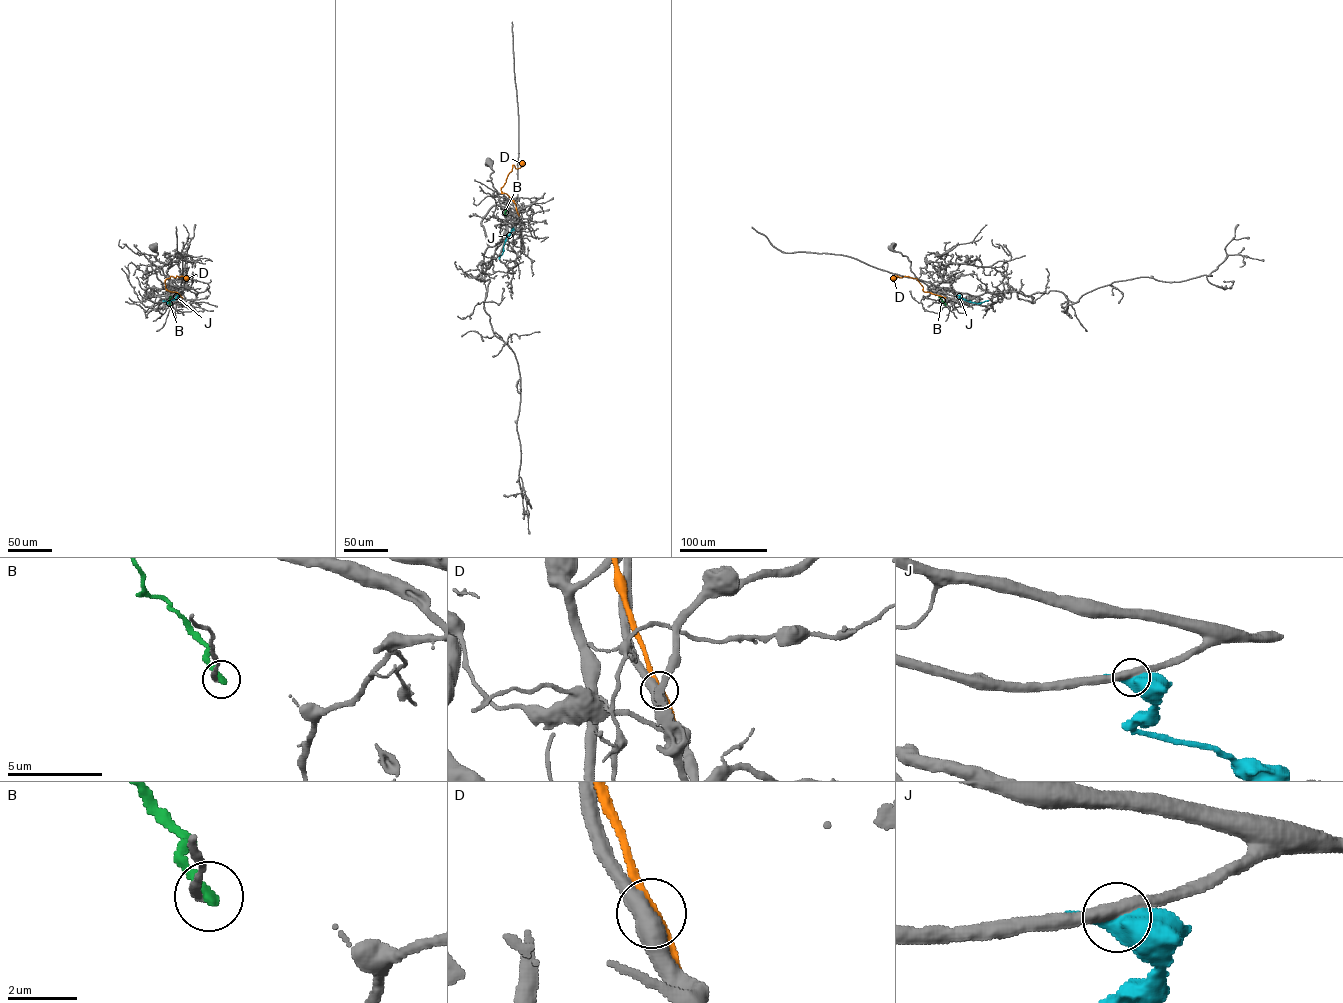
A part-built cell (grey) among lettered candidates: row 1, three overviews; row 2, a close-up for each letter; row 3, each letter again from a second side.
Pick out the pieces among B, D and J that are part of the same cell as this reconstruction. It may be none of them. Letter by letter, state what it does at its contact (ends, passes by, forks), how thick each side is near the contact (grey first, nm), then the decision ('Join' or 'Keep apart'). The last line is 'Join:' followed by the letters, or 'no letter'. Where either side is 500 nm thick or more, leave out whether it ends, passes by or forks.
B: It ends there. Thickness 280 nm (grey) against 320 nm. Keep apart
D: It passes by. Thickness 480 nm (grey) against 240 nm. Keep apart
J: Thickness 420 nm (grey) against 550 nm. Keep apart
Join: no letter

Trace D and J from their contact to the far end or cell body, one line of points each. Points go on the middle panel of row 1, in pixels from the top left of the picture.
D: (518, 214), (515, 203), (501, 193), (501, 188), (512, 165), (519, 168), (523, 160)
J: (513, 229), (499, 258)

